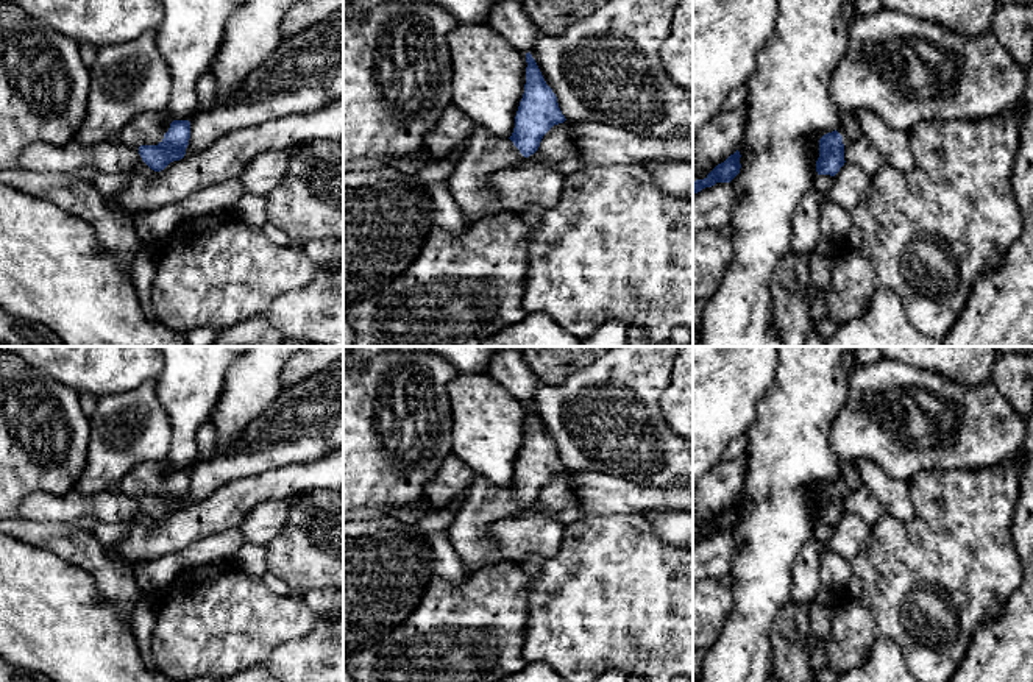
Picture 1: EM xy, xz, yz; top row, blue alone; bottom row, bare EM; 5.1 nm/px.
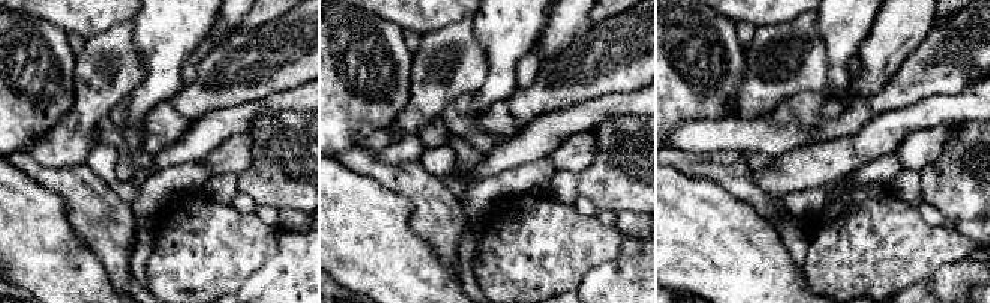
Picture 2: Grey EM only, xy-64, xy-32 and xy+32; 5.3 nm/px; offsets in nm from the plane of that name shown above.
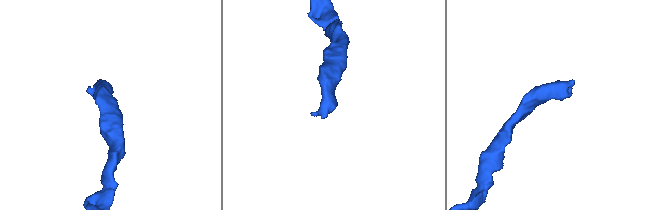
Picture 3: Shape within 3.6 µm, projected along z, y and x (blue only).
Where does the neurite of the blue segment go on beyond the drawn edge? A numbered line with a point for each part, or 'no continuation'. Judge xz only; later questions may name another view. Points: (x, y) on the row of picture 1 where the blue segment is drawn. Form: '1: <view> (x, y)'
1: xz (486, 153)

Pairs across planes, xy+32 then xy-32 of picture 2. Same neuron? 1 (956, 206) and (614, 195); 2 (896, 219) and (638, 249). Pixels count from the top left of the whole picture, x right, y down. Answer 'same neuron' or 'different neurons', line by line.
1: same neuron
2: different neurons

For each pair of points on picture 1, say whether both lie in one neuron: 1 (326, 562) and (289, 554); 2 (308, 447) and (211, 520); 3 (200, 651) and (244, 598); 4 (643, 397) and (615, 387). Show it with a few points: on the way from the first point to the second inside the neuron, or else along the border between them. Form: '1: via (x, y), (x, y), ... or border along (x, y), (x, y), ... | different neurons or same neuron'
1: via (317, 554), (298, 554) | same neuron
2: border along (319, 458), (267, 468), (248, 478) | different neurons
3: via (203, 639), (231, 610) | same neuron
4: via (637, 397), (624, 397), (621, 394) | same neuron

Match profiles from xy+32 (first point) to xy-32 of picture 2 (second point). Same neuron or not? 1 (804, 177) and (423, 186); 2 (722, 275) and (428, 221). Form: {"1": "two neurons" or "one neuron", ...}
{"1": "two neurons", "2": "two neurons"}

